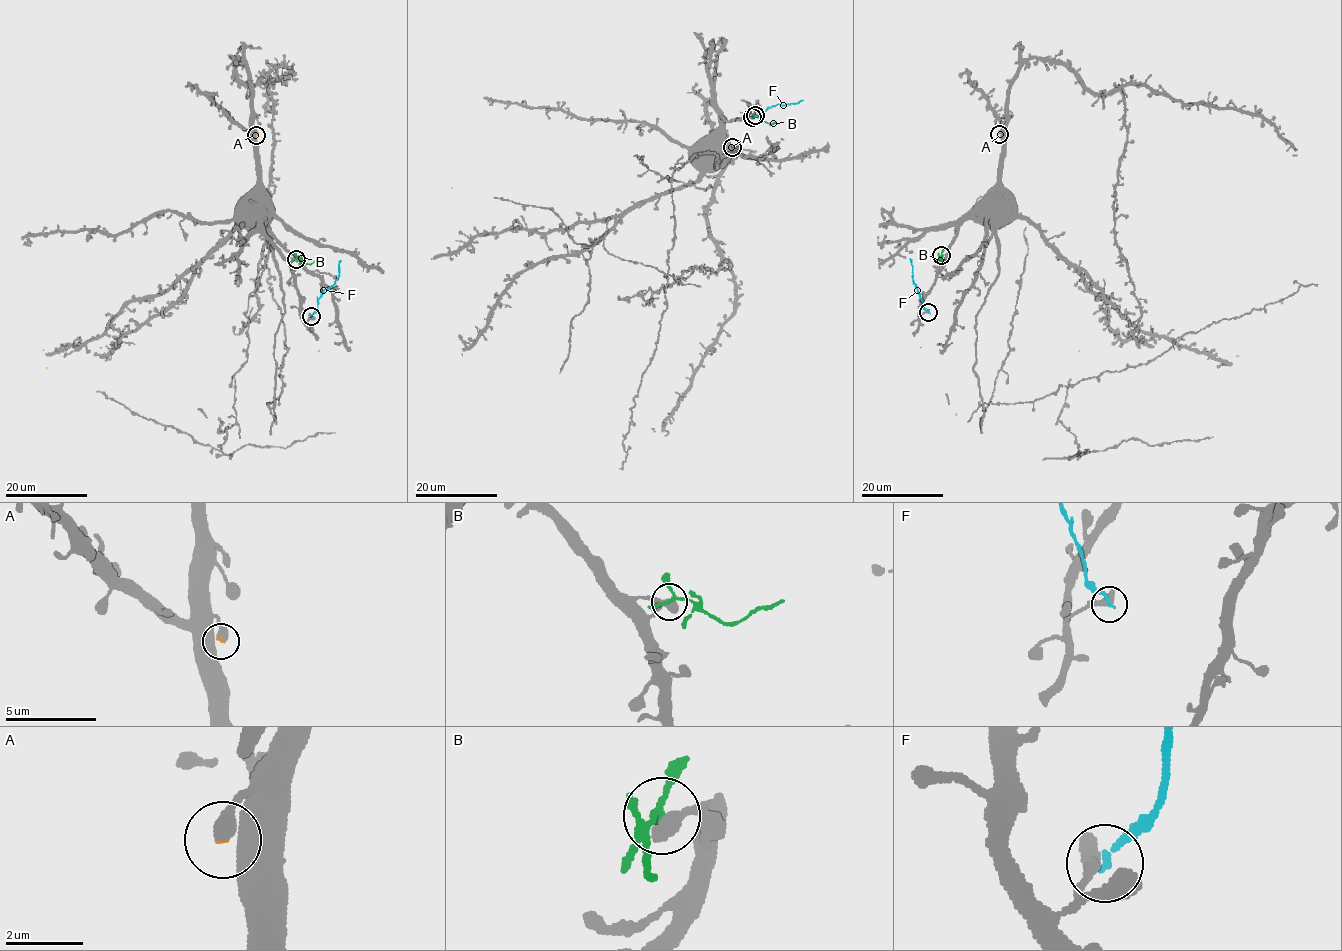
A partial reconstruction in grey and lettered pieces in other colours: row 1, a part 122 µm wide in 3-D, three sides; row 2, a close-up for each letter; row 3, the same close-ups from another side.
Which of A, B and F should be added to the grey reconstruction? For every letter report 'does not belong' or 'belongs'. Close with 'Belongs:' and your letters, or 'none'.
A: belongs
B: does not belong
F: does not belong
Belongs: A

